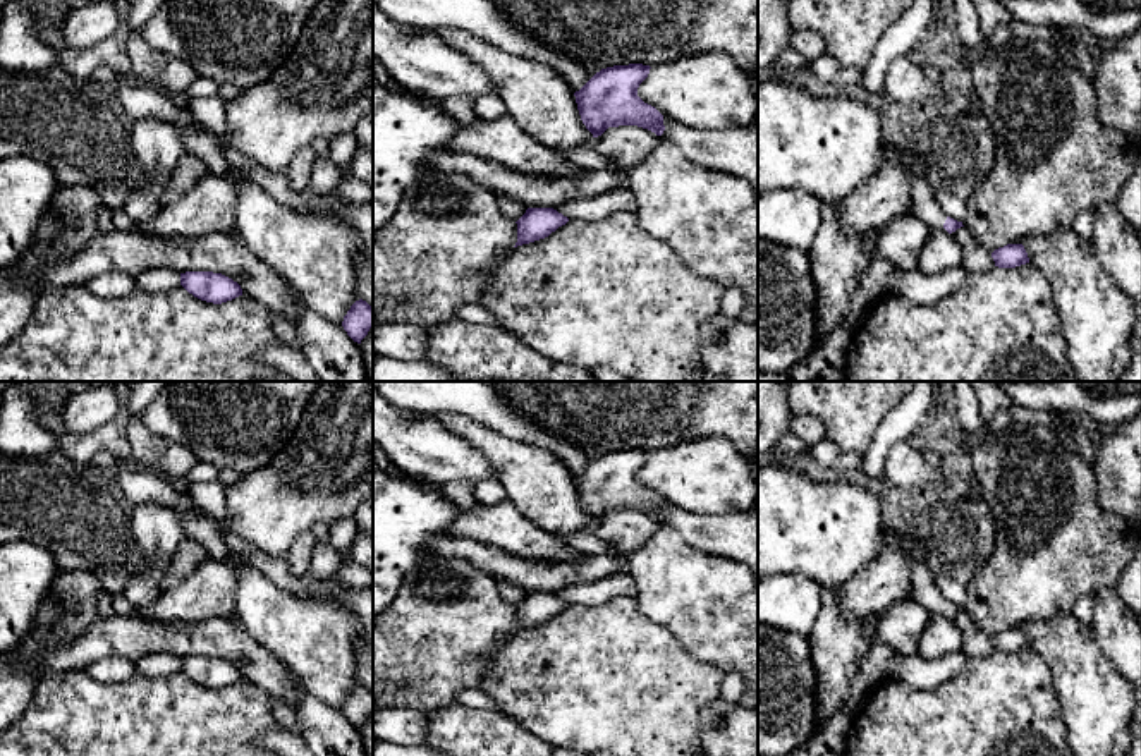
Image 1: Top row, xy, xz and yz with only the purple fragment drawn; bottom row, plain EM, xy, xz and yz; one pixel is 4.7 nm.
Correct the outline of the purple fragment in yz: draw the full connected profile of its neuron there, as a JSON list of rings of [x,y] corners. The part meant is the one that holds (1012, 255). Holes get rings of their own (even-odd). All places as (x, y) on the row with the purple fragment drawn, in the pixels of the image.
[[[1007,244],[992,253],[995,266],[998,268],[1016,268],[1029,263],[1028,253],[1022,244]]]

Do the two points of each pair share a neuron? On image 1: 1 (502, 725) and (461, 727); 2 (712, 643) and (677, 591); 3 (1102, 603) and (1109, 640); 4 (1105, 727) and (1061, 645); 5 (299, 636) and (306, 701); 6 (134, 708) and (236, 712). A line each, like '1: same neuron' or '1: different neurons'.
1: same neuron
2: same neuron
3: same neuron
4: same neuron
5: different neurons
6: same neuron

